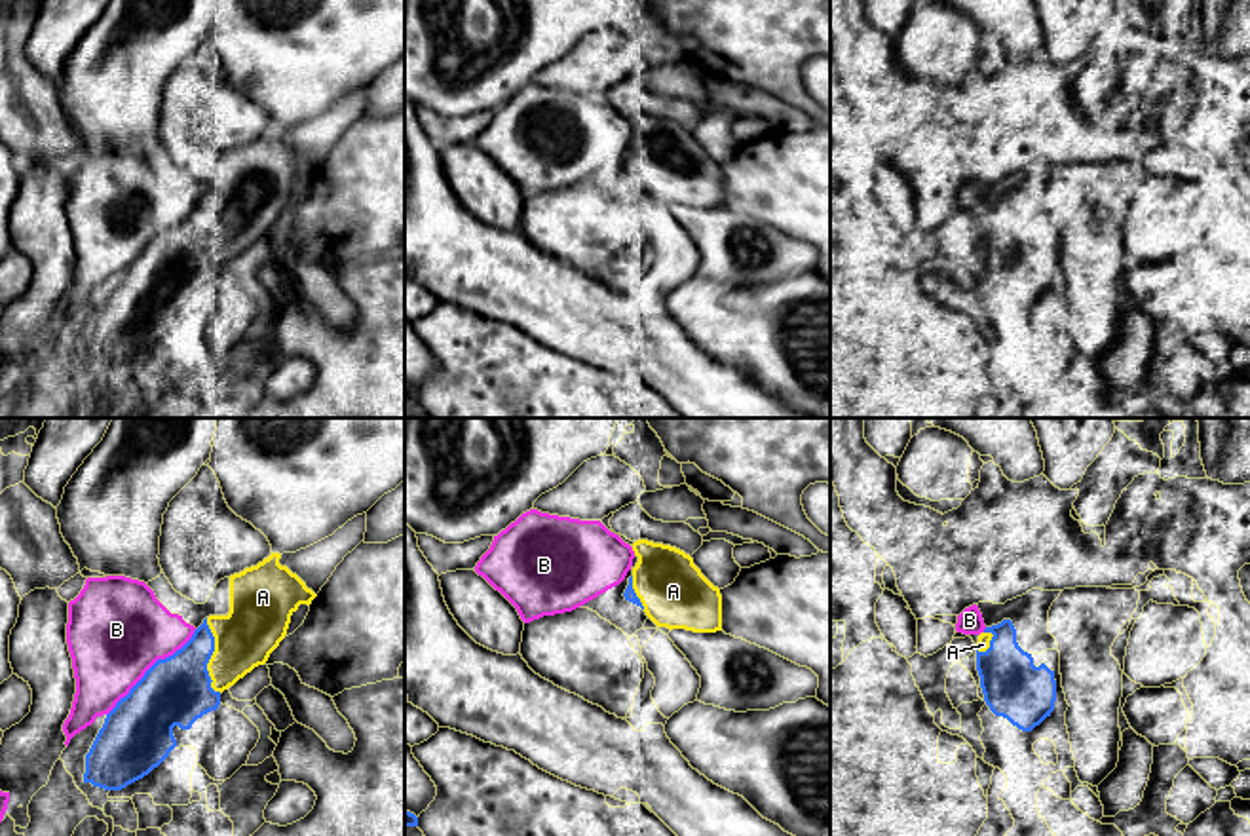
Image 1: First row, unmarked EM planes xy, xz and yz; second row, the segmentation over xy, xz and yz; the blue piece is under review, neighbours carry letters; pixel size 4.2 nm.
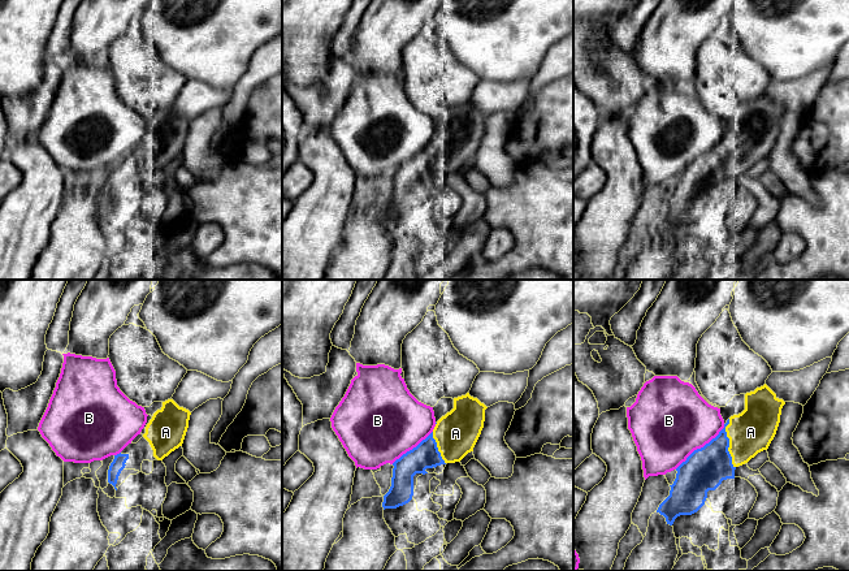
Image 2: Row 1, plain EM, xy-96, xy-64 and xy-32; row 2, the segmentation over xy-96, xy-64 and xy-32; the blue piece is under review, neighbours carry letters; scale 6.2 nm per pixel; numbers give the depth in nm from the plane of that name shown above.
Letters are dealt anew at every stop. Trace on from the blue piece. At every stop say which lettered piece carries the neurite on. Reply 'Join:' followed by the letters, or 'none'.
Join: A

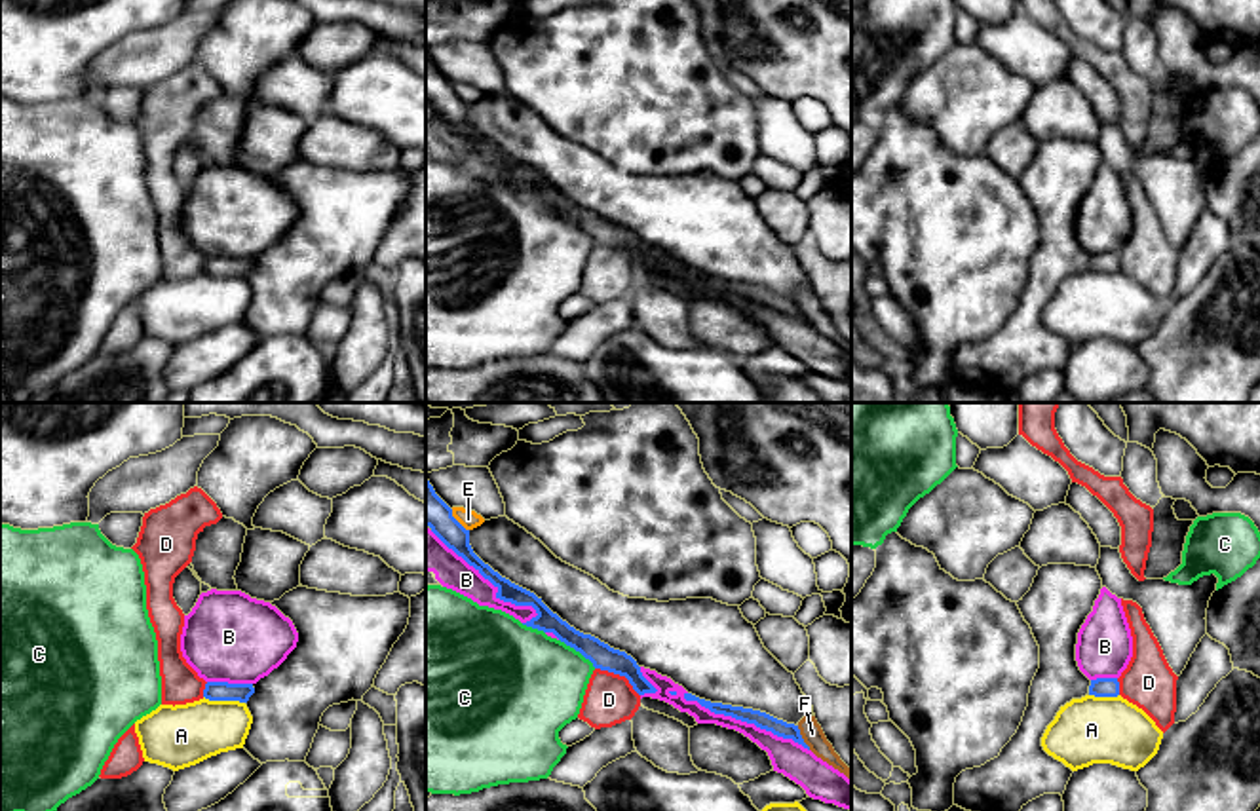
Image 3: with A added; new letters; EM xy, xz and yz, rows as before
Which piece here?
Join: none

